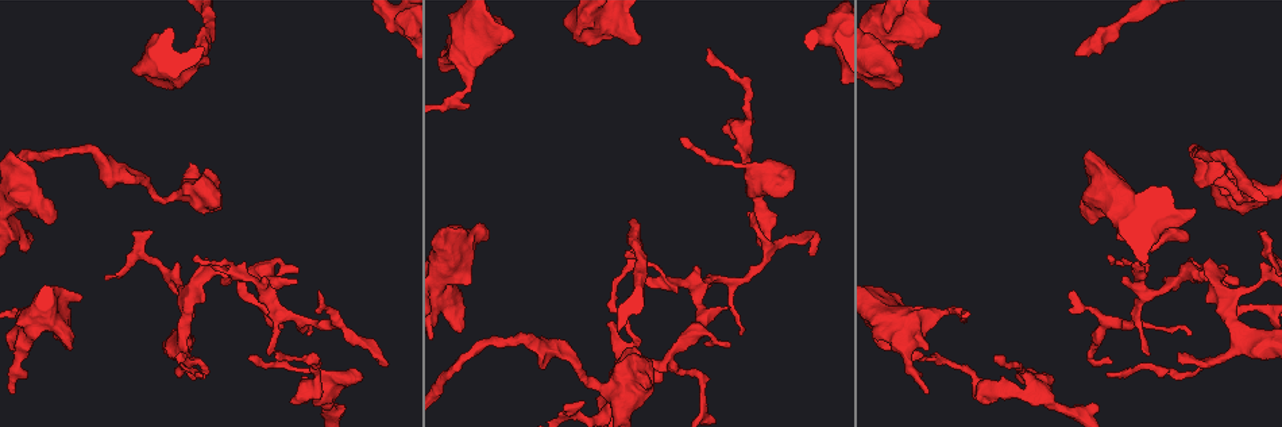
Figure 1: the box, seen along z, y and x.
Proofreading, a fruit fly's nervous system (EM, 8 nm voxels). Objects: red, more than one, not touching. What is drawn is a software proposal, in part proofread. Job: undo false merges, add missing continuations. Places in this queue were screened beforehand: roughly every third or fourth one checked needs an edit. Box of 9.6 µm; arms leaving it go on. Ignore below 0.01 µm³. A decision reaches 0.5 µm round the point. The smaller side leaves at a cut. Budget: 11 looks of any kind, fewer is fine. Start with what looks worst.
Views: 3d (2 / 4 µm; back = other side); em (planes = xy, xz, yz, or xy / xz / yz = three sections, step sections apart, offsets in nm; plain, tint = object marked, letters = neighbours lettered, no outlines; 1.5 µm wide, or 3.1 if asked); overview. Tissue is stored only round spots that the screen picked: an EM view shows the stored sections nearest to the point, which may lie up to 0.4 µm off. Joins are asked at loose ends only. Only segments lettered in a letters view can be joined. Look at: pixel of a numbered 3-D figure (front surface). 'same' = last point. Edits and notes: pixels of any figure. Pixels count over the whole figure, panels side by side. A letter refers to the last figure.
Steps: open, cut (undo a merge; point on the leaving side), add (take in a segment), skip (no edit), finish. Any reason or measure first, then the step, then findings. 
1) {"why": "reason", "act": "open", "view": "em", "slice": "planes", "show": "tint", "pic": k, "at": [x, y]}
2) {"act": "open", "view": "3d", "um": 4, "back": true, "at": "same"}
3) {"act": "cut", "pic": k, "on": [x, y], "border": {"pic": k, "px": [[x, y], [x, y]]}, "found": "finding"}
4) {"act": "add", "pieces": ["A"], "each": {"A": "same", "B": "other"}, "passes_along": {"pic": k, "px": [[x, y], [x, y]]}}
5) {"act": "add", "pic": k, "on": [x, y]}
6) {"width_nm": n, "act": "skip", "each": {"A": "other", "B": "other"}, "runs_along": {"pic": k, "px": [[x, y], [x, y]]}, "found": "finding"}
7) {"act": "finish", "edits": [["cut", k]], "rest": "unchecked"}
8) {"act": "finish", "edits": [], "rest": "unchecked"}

{"why": "an open end", "act": "open", "view": "3d", "um": 2, "pic": 1, "at": [1109, 363]}

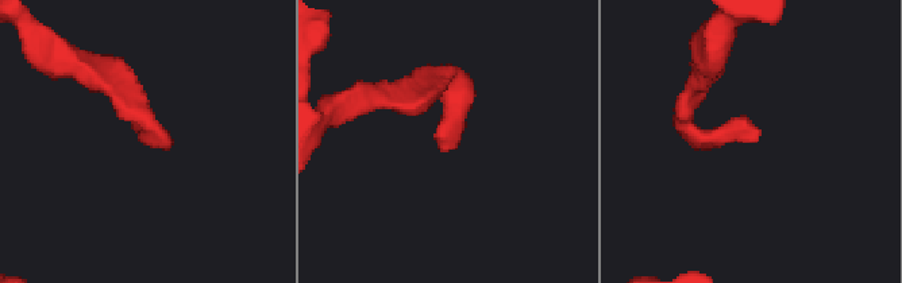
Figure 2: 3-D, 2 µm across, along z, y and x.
{"why": "now the EM", "act": "open", "view": "em", "slice": "planes", "show": "tint", "pic": 2, "at": [444, 149]}

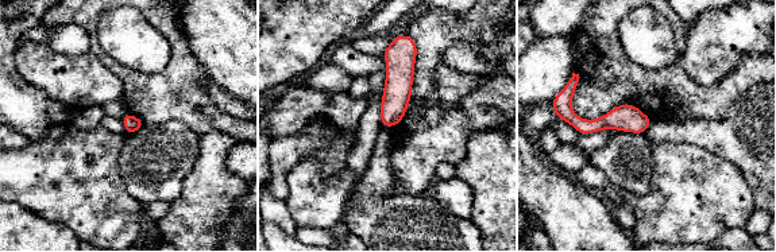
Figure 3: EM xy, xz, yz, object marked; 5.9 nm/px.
{"why": "what lies round it", "act": "open", "view": "em", "slice": "planes", "show": "letters", "at": "same"}

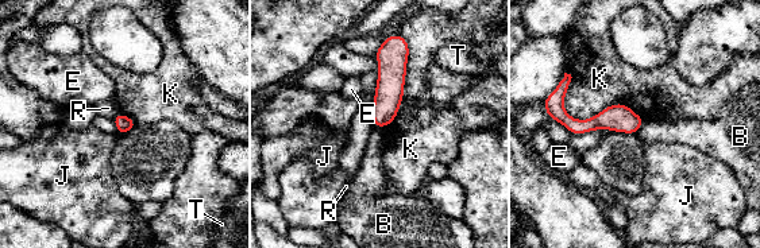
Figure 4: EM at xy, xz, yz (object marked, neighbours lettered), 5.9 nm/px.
{"longest_contact_nm": ["K", 550], "act": "skip", "each": {"B": "other", "E": "other", "J": "other", "K": "other", "R": "other", "T": "other"}, "found": "none of them fits"}

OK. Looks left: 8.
{"why": "arms part here", "act": "open", "view": "3d", "um": 2, "pic": 1, "at": [667, 358]}

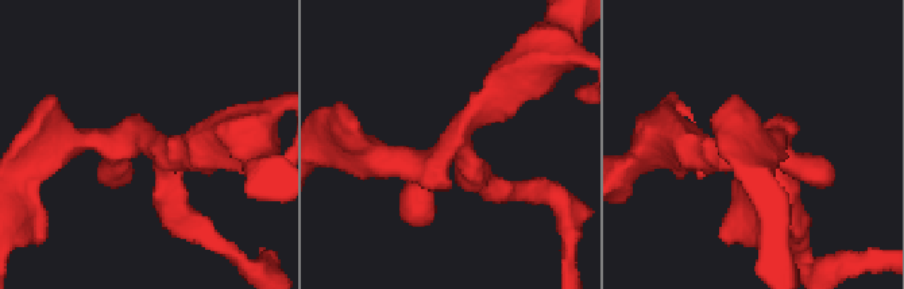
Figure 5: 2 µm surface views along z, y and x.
{"act": "open", "view": "em", "slice": "planes", "show": "plain", "pic": 5, "at": [456, 145]}

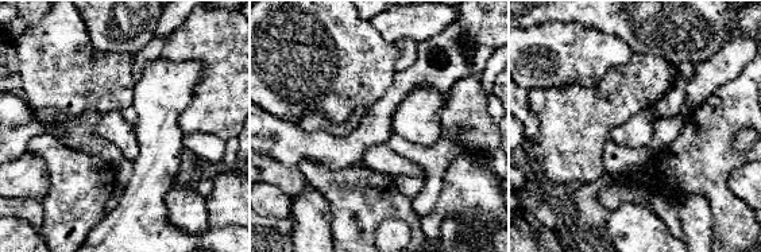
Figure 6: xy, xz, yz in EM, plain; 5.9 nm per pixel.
{"act": "open", "view": "em", "slice": "planes", "show": "letters", "at": "same"}

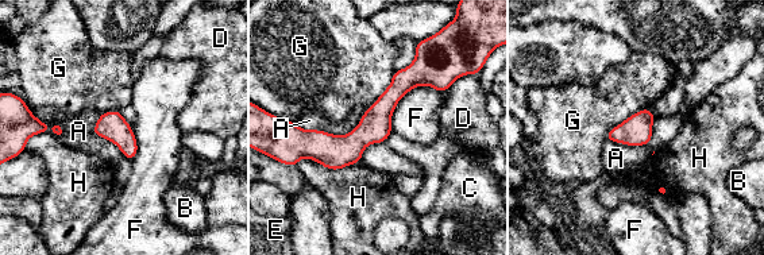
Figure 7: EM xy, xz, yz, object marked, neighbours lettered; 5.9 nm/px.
{"width_nm": 170, "act": "skip", "each": {"A": "other", "B": "other", "C": "other", "D": "other", "E": "other", "F": "other", "G": "other", "H": "other"}, "runs_along": {"pic": 7, "px": [[444, 82], [409, 78], [351, 143], [297, 135]]}, "found": "one neuron here"}

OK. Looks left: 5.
{"why": "an open end", "act": "open", "view": "em", "slice": "planes", "show": "tint", "pic": 1, "at": [278, 352]}

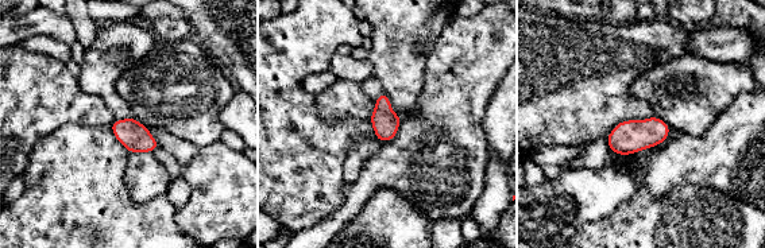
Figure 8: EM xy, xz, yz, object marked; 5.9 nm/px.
{"act": "open", "view": "em", "slice": "planes", "show": "letters", "at": "same"}

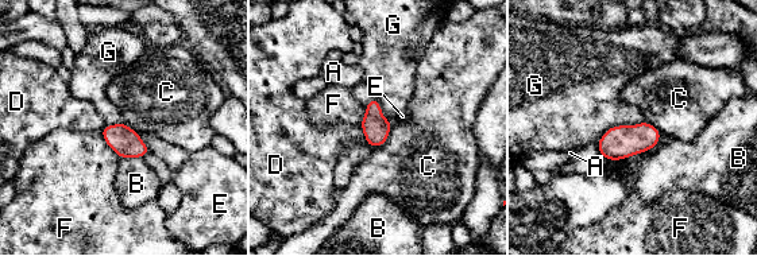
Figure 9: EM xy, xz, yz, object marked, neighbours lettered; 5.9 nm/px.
{"longest_contact_nm": ["F", 360], "act": "skip", "each": {"A": "other", "B": "other", "C": "other", "D": "other", "E": "other", "F": "other", "G": "other"}, "found": "none of them fits"}

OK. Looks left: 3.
{"why": "free end", "act": "open", "view": "em", "slice": "yz", "step": 4, "show": "tint", "pic": 1, "at": [980, 396]}

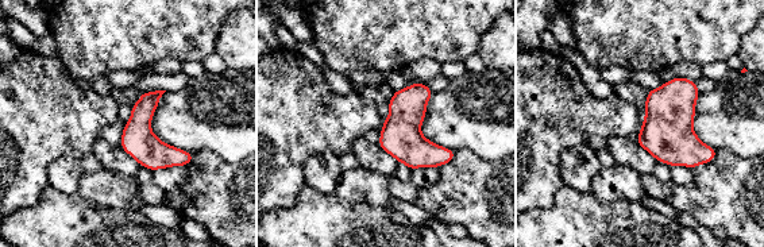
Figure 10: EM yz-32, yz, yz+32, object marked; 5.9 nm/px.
{"act": "open", "view": "em", "slice": "xy", "step": 8, "show": "letters", "at": "same"}

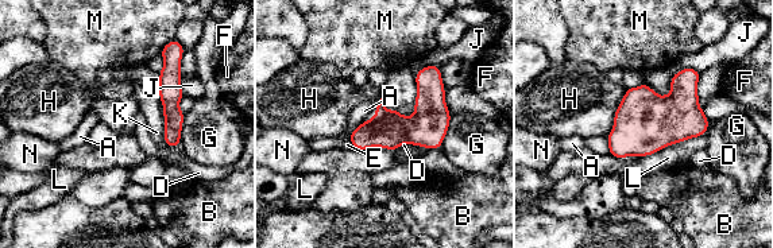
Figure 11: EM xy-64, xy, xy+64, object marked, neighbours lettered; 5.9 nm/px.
{"longest_contact_nm": ["L", 480], "act": "skip", "each": {"A": "other", "B": "other", "D": "other", "E": "other", "F": "other", "G": "other", "H": "other", "J": "other", "K": "other", "L": "other", "M": "other", "N": "other"}, "runs_along": {"pic": 11, "px": [[426, 72], [426, 109], [355, 144]]}, "found": "none of them fits"}

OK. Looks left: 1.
{"act": "finish", "edits": [], "rest": "unchecked"}

